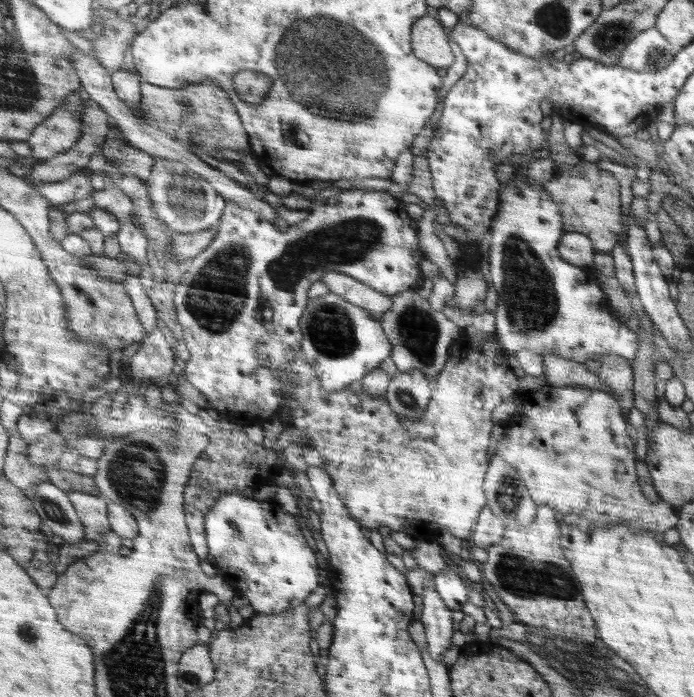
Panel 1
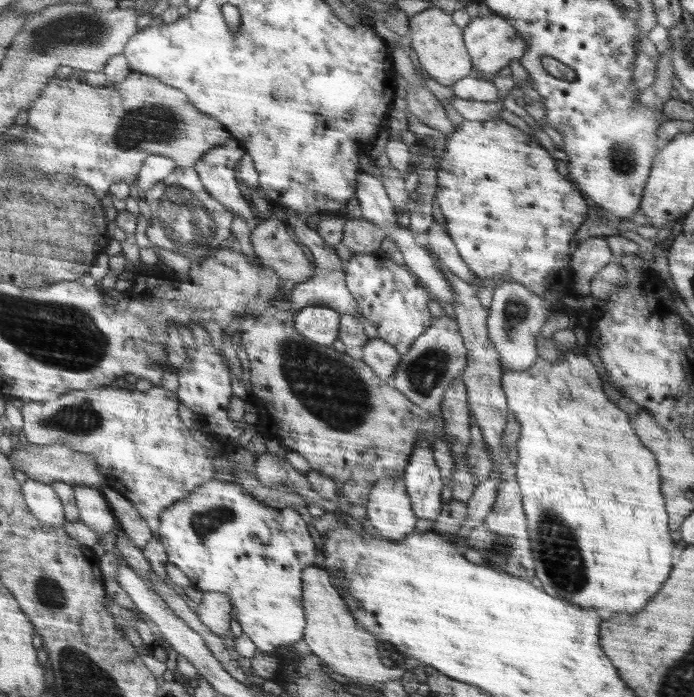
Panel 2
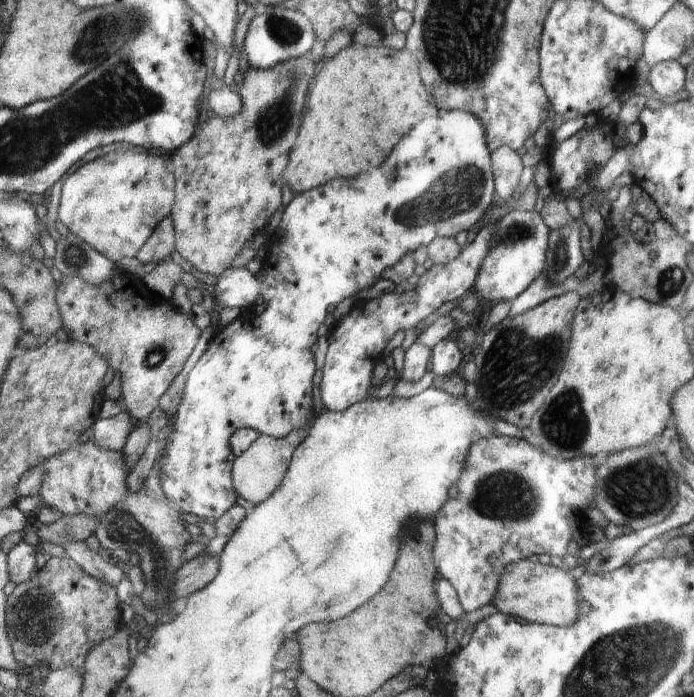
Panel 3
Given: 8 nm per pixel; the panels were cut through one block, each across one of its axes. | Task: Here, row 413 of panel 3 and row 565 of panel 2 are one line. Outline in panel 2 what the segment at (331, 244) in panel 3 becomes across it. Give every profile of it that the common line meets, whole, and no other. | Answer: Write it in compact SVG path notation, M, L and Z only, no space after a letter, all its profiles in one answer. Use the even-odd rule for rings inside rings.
M214 478L195 487L186 498L172 503L172 507L163 513L158 533L168 562L178 566L192 580L192 587L203 592L226 594L242 632L257 649L276 654L277 648L282 648L284 655L281 658L292 662L299 657L292 648L303 640L307 626L303 572L316 567L316 556L320 556L320 540L312 536L308 523L309 520L304 520L303 514L296 509L273 508L256 500L243 485Z

